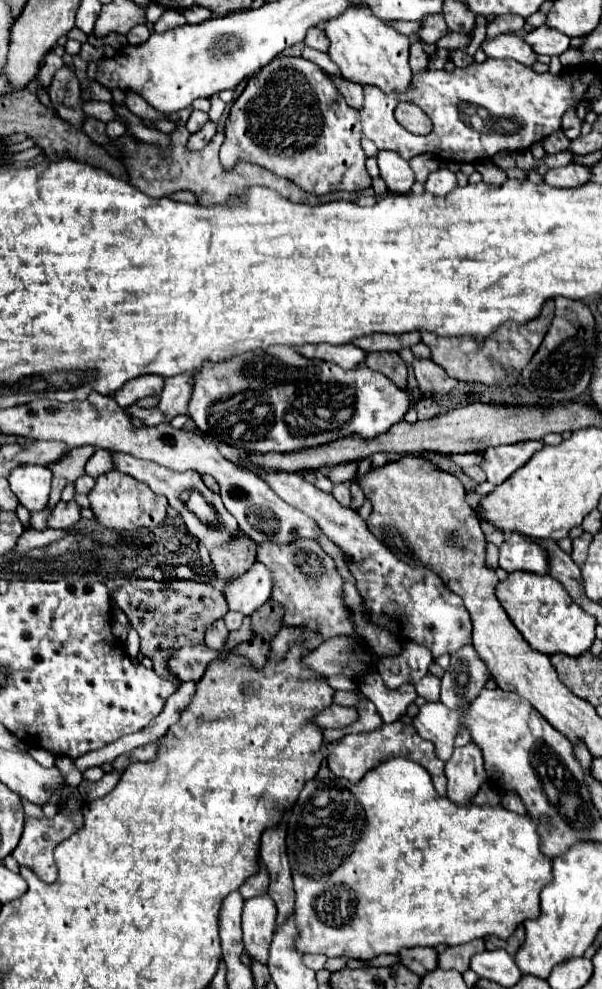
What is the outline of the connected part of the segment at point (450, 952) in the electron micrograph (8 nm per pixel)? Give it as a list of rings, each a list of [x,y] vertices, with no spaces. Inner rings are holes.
[[[471,941],[469,945],[457,945],[457,947],[447,947],[443,953],[439,953],[439,967],[443,969],[457,969],[459,973],[463,973],[469,965],[467,965],[467,957],[481,953],[483,941]]]

